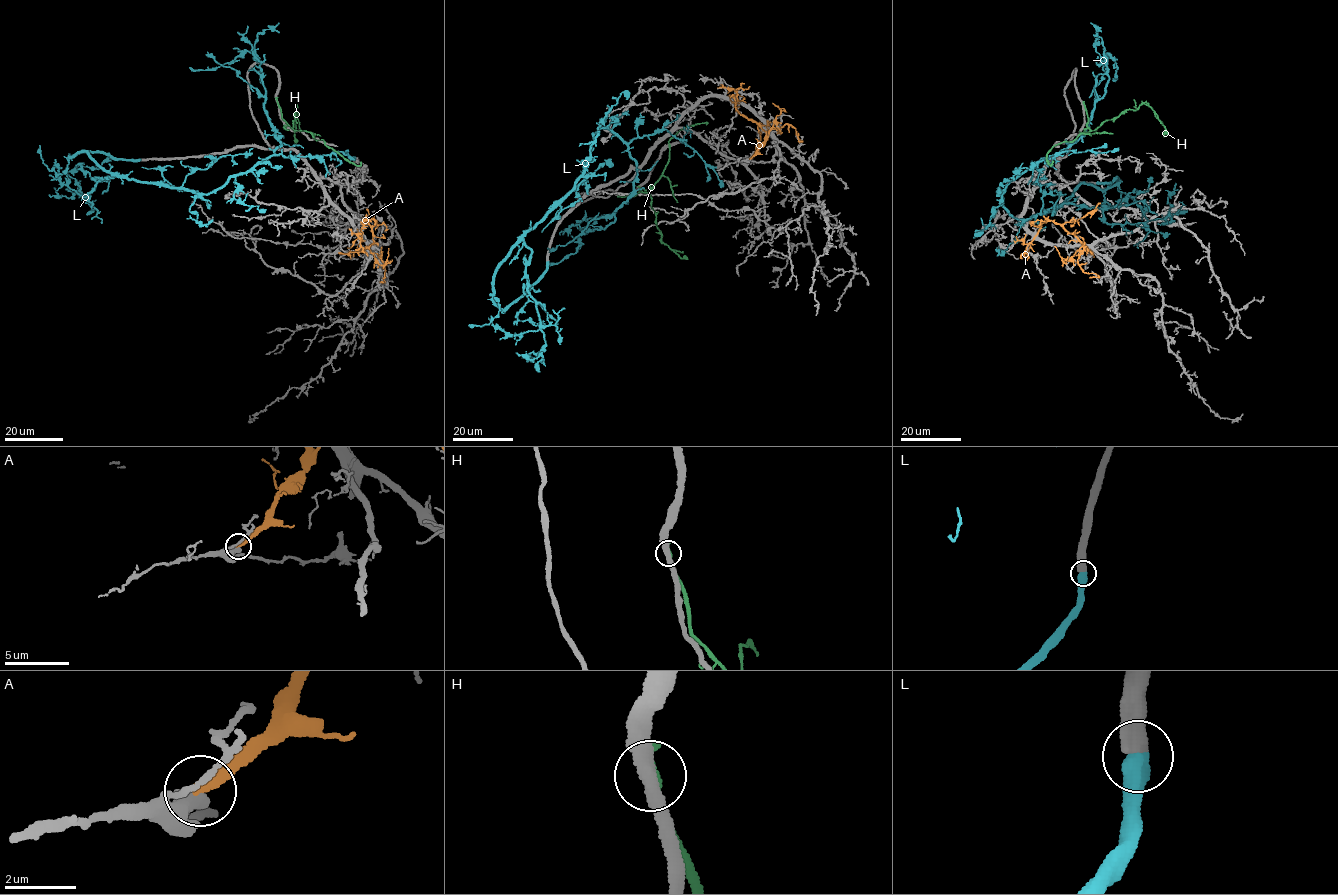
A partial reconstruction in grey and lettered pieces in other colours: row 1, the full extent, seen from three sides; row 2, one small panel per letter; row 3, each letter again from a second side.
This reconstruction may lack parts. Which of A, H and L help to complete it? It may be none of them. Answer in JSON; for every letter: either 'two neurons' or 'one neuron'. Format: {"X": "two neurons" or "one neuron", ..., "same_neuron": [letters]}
{"A": "two neurons", "H": "two neurons", "L": "one neuron", "same_neuron": ["L"]}

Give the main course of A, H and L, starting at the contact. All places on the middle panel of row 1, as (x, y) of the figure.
A: (749, 158), (763, 143), (766, 132), (736, 109), (737, 91), (750, 86)
H: (620, 196), (649, 191), (668, 161), (669, 140), (688, 126), (706, 124)
L: (548, 262), (497, 307), (499, 262), (611, 129), (634, 189), (546, 268)

